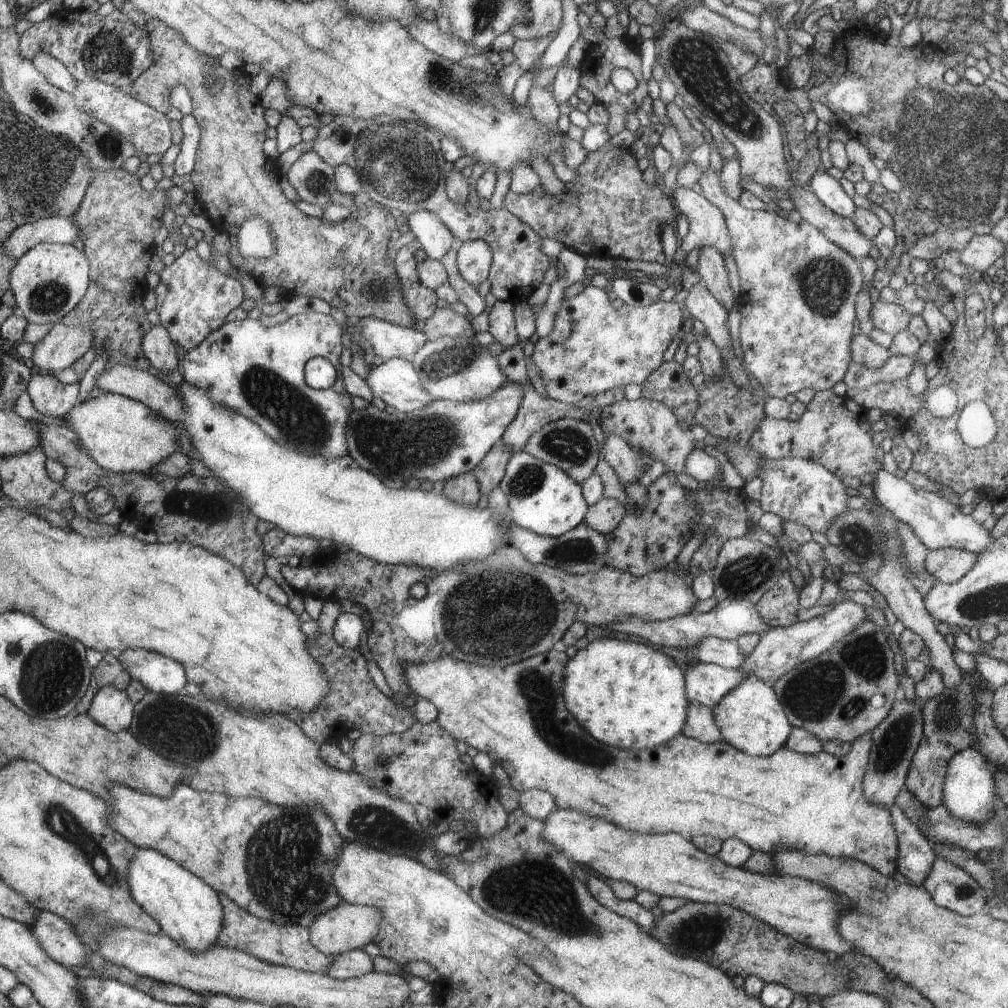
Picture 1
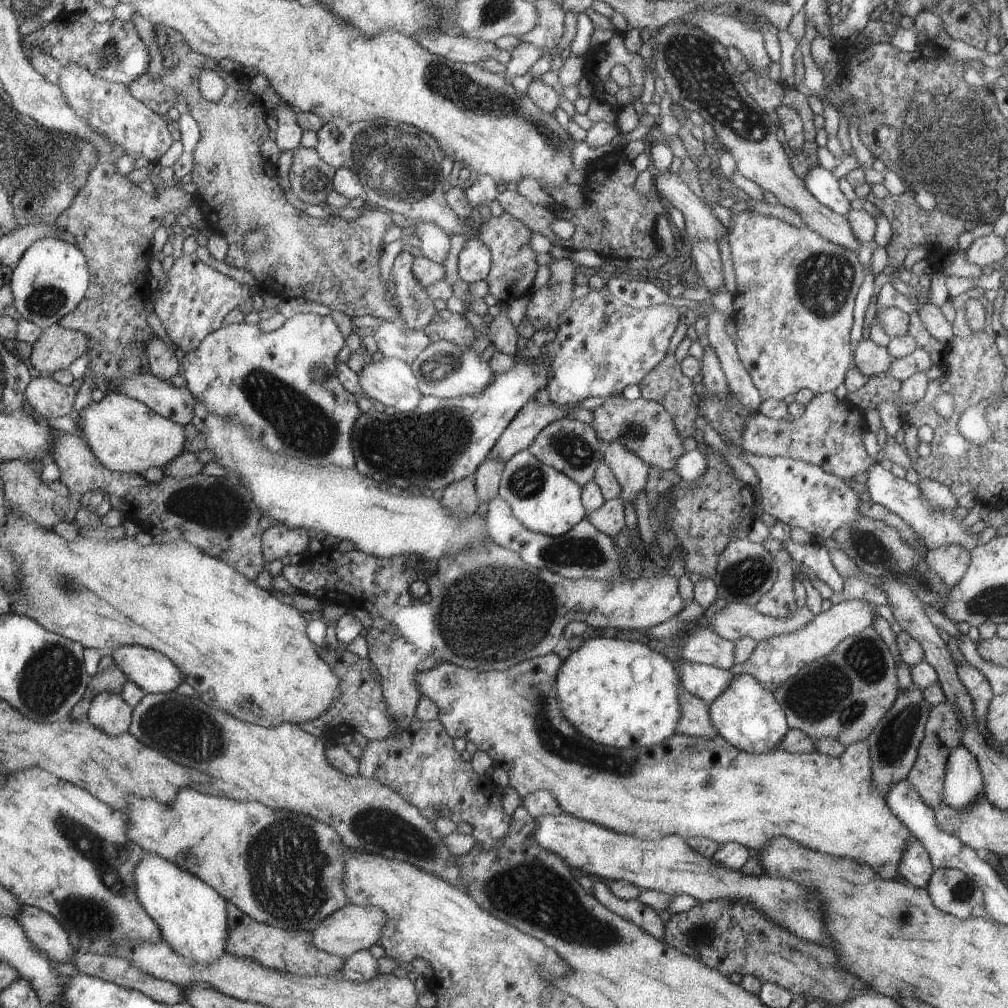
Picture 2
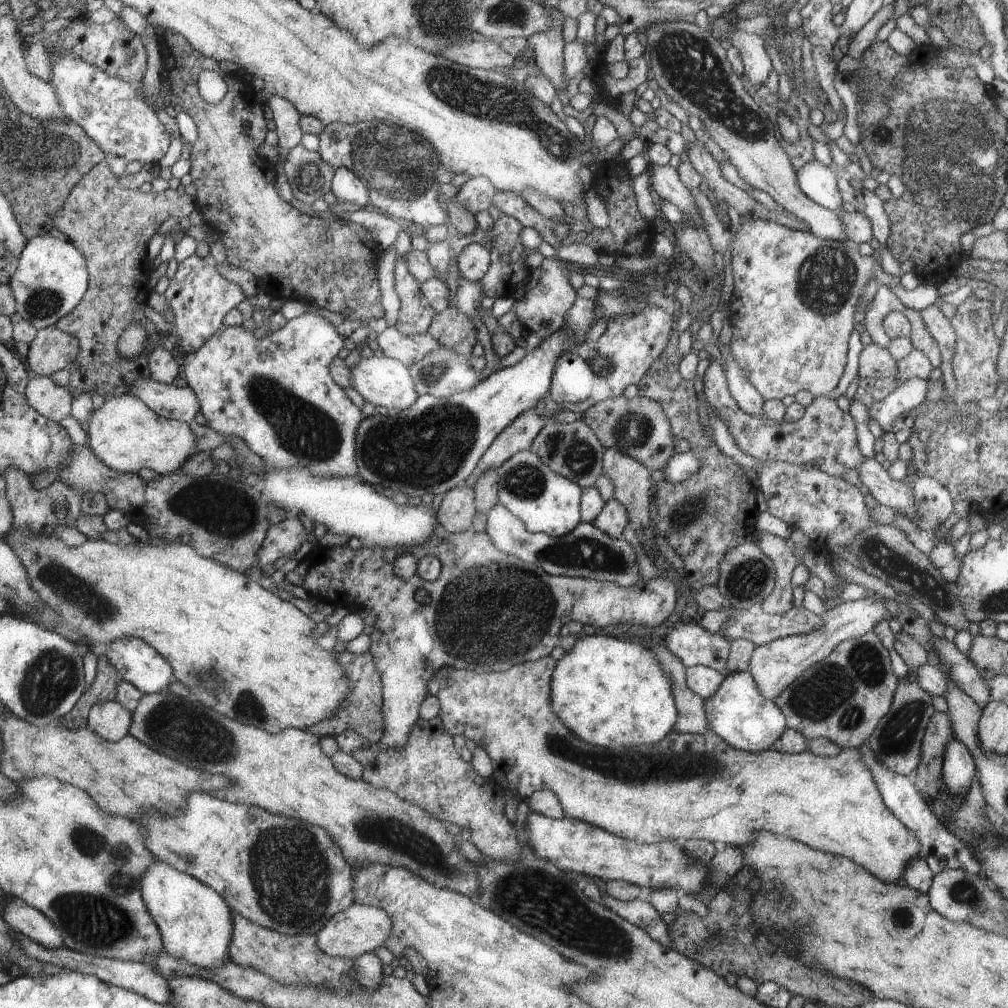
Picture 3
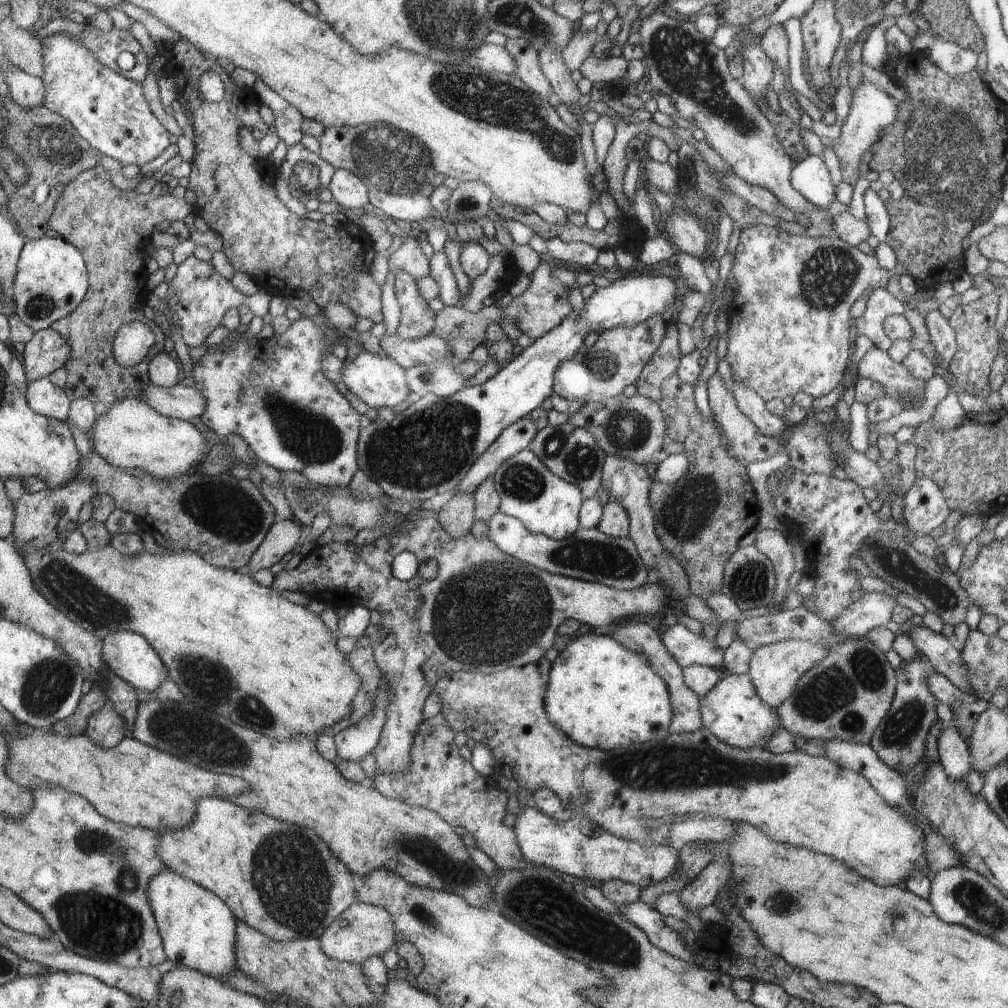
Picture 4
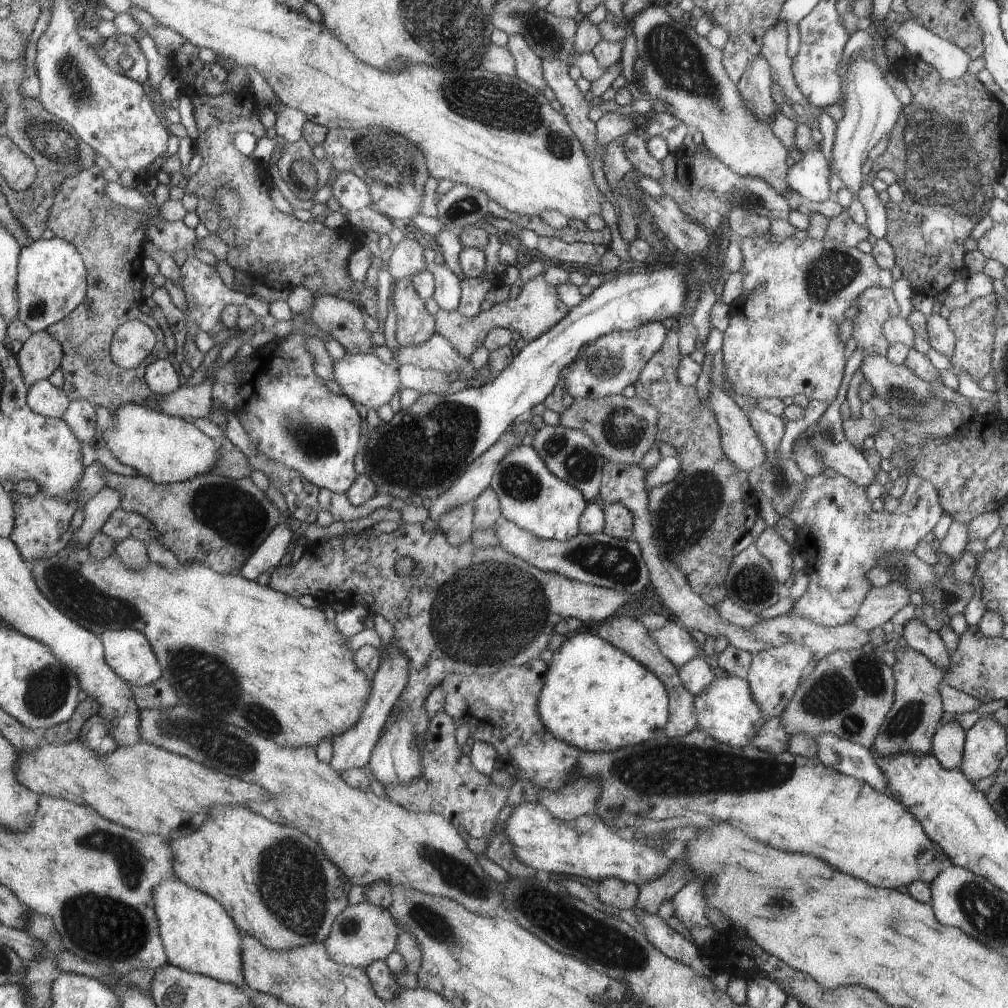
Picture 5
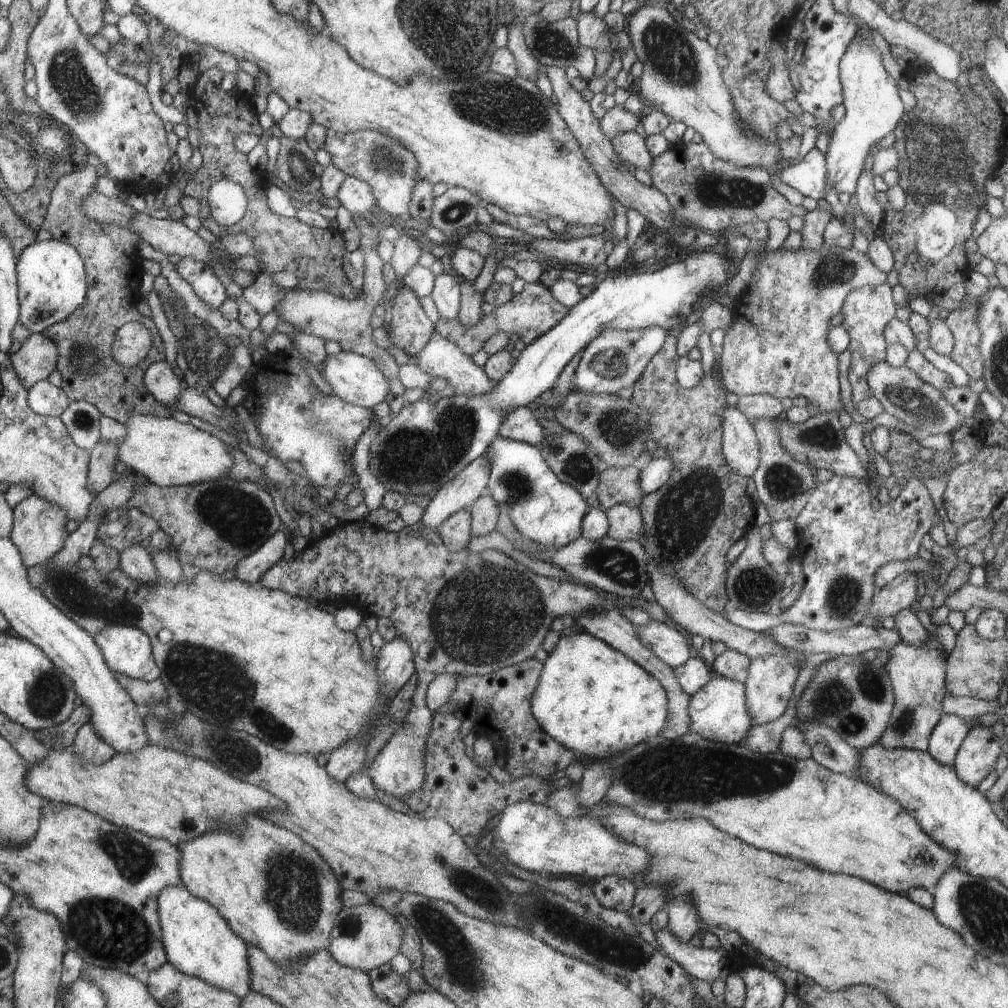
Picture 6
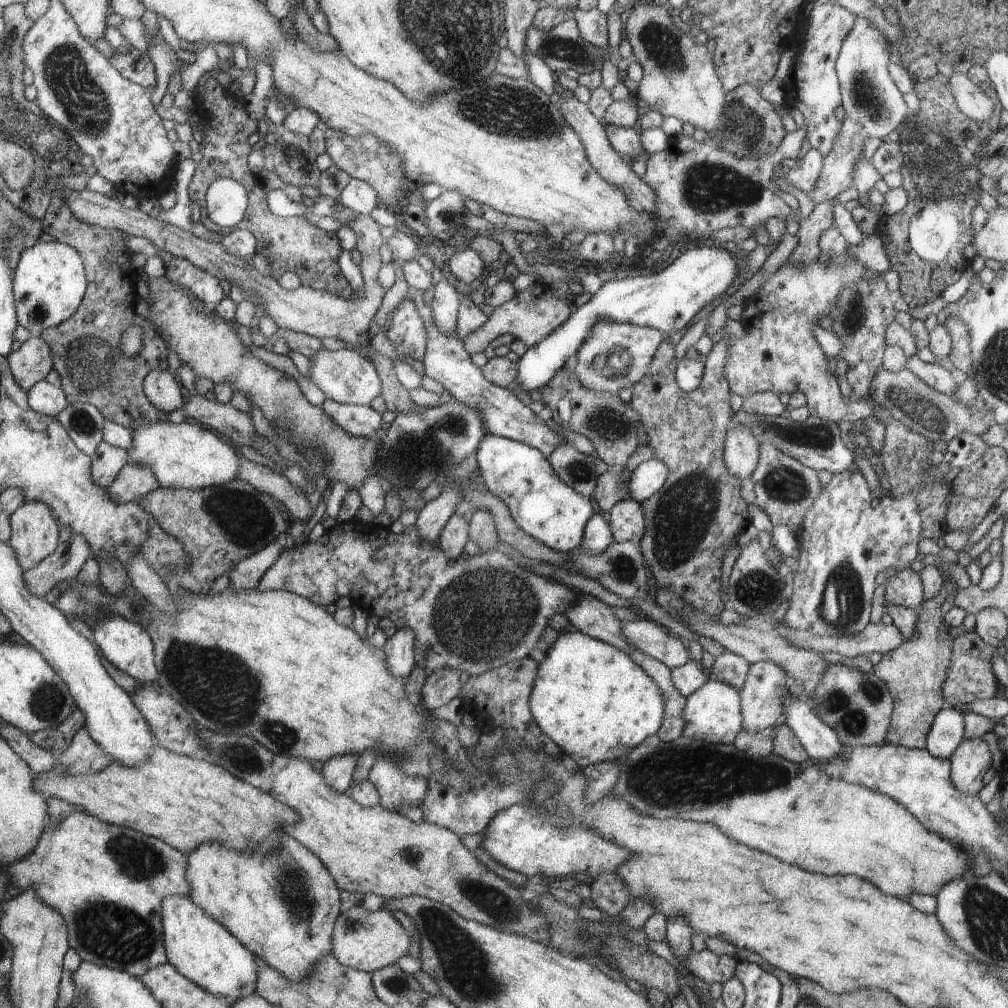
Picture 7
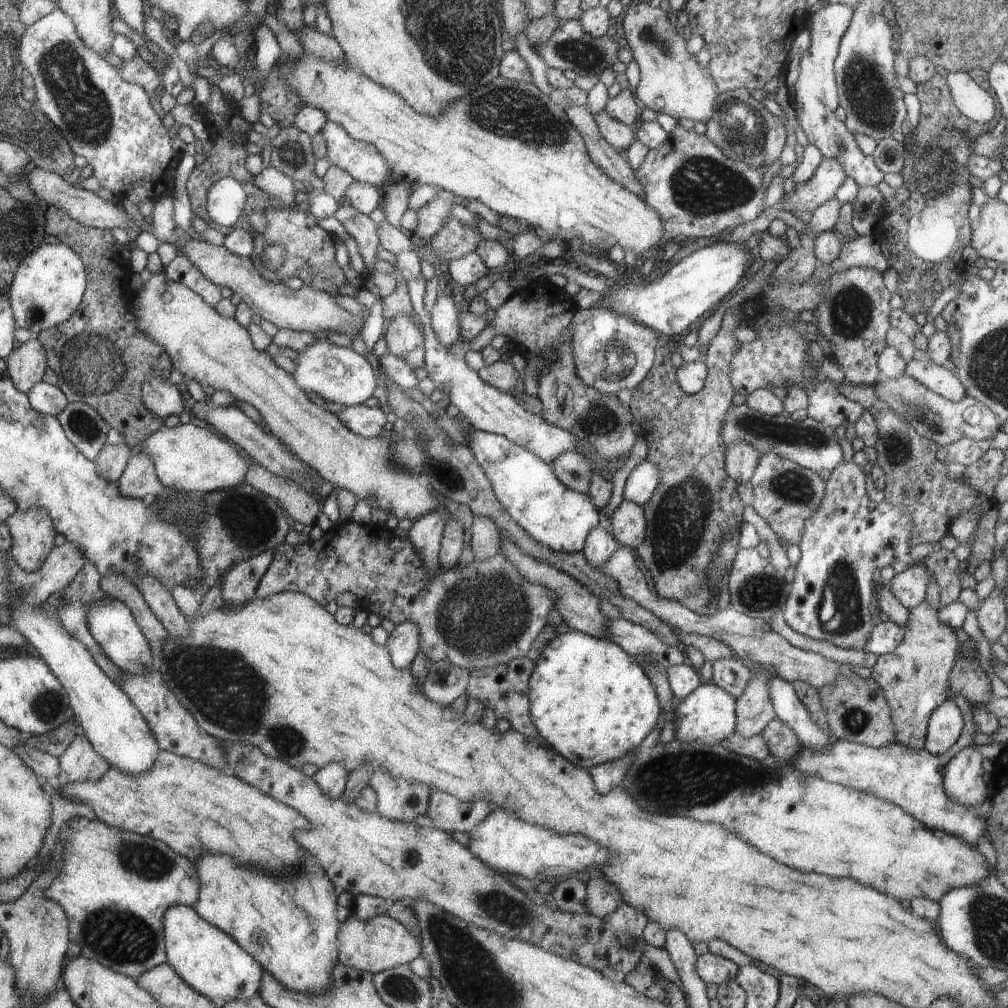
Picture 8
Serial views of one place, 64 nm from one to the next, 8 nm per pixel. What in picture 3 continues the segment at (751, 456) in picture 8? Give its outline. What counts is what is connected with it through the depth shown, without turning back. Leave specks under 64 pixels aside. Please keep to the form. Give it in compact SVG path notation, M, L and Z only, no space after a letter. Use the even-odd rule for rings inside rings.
M712 358L705 371L704 396L719 418L726 424L738 448L760 461L786 461L806 468L820 469L835 477L840 477L844 470L858 468L862 456L856 440L856 425L850 413L839 409L836 400L823 396L815 397L810 406L805 408L805 415L799 421L780 421L759 419L747 415L738 408L729 391L726 373Z

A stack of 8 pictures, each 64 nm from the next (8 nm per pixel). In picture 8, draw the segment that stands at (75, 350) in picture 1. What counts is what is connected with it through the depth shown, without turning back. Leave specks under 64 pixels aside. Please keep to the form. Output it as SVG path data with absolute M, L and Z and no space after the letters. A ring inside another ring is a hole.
M38 339L22 343L8 358L14 384L26 393L43 380L47 366L46 350Z

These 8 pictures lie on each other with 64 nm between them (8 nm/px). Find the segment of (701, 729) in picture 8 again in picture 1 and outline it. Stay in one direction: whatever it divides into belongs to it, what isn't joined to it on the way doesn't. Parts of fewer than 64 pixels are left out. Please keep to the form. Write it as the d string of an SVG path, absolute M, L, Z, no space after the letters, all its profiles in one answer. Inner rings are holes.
M750 674L728 695L724 695L712 712L721 738L755 757L772 755L784 747L793 727L776 690L766 681Z

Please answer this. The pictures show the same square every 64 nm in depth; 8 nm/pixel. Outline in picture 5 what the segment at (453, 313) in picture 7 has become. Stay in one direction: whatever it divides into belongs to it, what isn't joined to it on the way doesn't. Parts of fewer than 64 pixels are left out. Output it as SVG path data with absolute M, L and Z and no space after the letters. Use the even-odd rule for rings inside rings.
M446 262L440 266L430 266L436 284L431 296L443 311L454 312L461 301L461 280L450 270Z

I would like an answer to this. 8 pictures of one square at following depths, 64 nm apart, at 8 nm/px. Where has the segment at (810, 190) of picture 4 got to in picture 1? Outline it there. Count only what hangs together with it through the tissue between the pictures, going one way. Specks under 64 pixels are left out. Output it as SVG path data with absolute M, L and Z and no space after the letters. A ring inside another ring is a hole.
M818 171L810 179L808 186L818 197L818 200L821 200L822 204L826 205L826 208L838 213L840 216L850 218L853 212L857 210L852 201L852 197L846 194L839 180L833 178L828 171Z

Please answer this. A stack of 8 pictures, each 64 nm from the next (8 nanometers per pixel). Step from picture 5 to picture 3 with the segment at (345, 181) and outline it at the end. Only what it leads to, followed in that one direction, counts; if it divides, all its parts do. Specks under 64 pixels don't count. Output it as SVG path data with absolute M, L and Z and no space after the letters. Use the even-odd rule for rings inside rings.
M338 167L333 180L333 193L337 202L350 202L366 207L370 203L369 187L360 180L350 169Z

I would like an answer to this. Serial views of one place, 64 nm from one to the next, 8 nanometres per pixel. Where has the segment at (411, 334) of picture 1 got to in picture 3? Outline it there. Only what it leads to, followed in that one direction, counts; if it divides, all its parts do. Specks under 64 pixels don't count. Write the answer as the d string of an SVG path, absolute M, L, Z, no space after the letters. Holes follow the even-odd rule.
M395 326L387 327L378 336L377 342L384 356L396 359L410 368L415 362L421 361L427 354L439 347L439 342L428 333L408 336L402 334Z

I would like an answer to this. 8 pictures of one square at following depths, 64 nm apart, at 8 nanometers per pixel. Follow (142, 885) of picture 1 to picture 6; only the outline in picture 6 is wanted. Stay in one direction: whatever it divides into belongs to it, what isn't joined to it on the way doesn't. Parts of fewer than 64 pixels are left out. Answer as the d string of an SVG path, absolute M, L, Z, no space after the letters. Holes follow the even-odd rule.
M185 886L166 887L157 904L160 906L162 940L170 964L186 976L201 978L240 998L249 994L252 990L249 947L233 931L216 906L195 897Z

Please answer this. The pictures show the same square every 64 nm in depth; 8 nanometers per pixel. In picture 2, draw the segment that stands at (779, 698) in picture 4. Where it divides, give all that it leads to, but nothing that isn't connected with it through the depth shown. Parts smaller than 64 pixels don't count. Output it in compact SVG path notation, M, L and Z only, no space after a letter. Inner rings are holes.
M864 599L842 601L840 604L826 606L814 620L797 631L778 635L768 640L759 642L752 652L752 656L741 665L730 667L730 672L735 676L748 673L757 677L758 682L770 692L776 694L777 690L788 679L792 679L798 672L815 660L828 656L846 637L857 635L871 626L878 613L872 604Z

